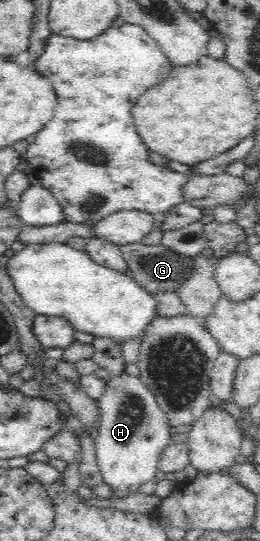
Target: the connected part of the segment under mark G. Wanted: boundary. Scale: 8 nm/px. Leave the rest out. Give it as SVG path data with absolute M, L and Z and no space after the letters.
M141 241L138 243L119 246L122 255L127 263L127 269L132 271L130 275L144 289L156 294L160 291L174 291L186 281L186 277L192 275L194 269L194 257L183 256L178 252L160 244L145 245Z

